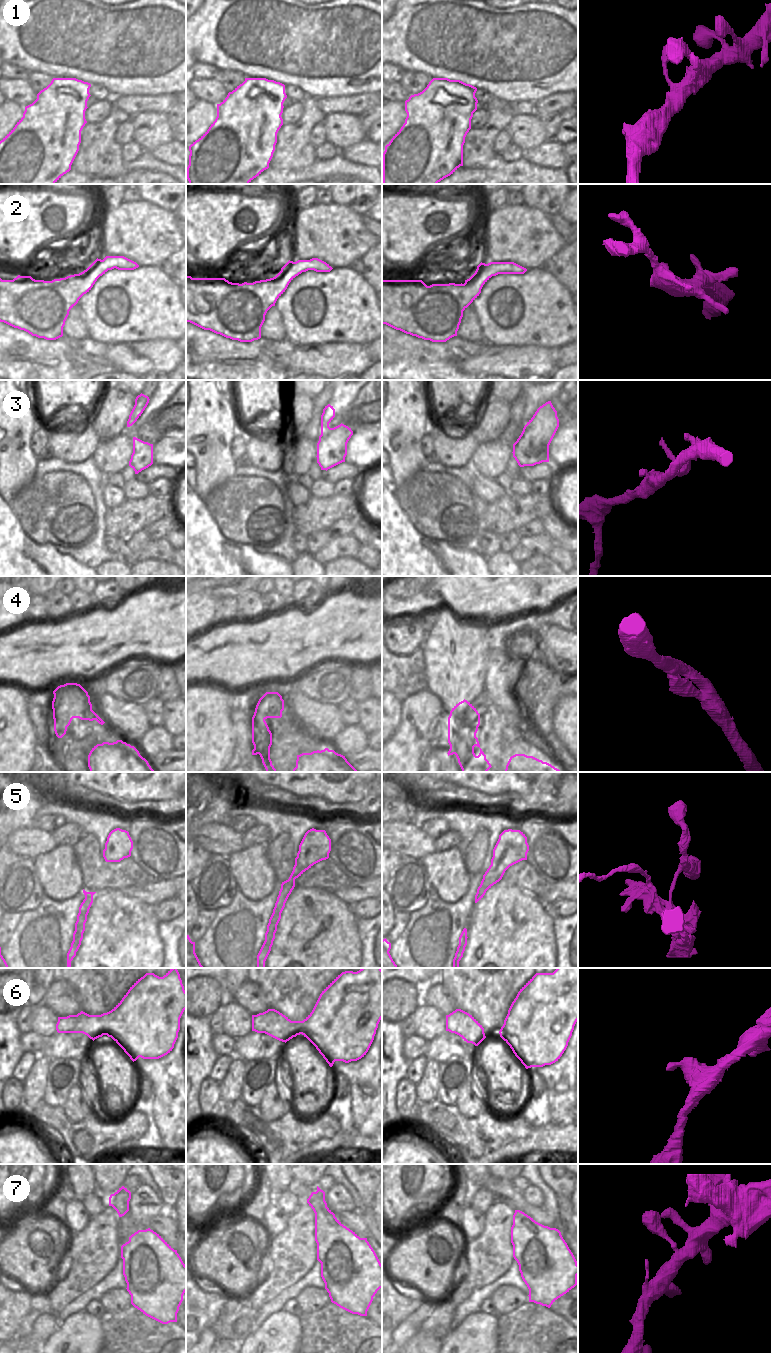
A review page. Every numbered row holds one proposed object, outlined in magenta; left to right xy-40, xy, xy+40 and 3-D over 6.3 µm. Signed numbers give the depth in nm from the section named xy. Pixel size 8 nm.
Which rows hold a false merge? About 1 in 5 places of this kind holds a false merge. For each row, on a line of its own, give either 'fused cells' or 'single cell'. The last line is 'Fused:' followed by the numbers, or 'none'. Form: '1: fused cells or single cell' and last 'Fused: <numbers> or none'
1: single cell
2: single cell
3: single cell
4: single cell
5: fused cells
6: single cell
7: single cell
Fused: 5

